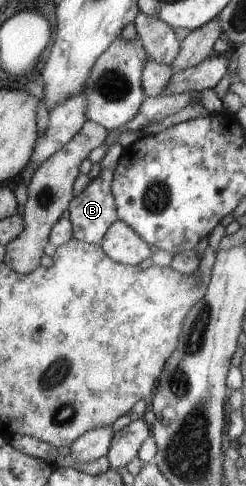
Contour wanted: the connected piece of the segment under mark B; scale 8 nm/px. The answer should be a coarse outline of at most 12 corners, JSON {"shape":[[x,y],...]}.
{"shape":[[119,143],[69,200],[75,240],[100,244],[118,219],[110,184]]}

